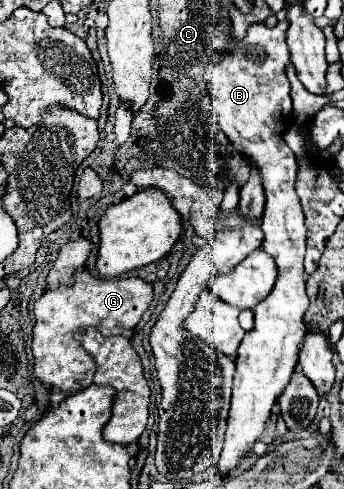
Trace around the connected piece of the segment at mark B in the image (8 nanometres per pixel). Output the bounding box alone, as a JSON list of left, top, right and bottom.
[205,19,307,471]

